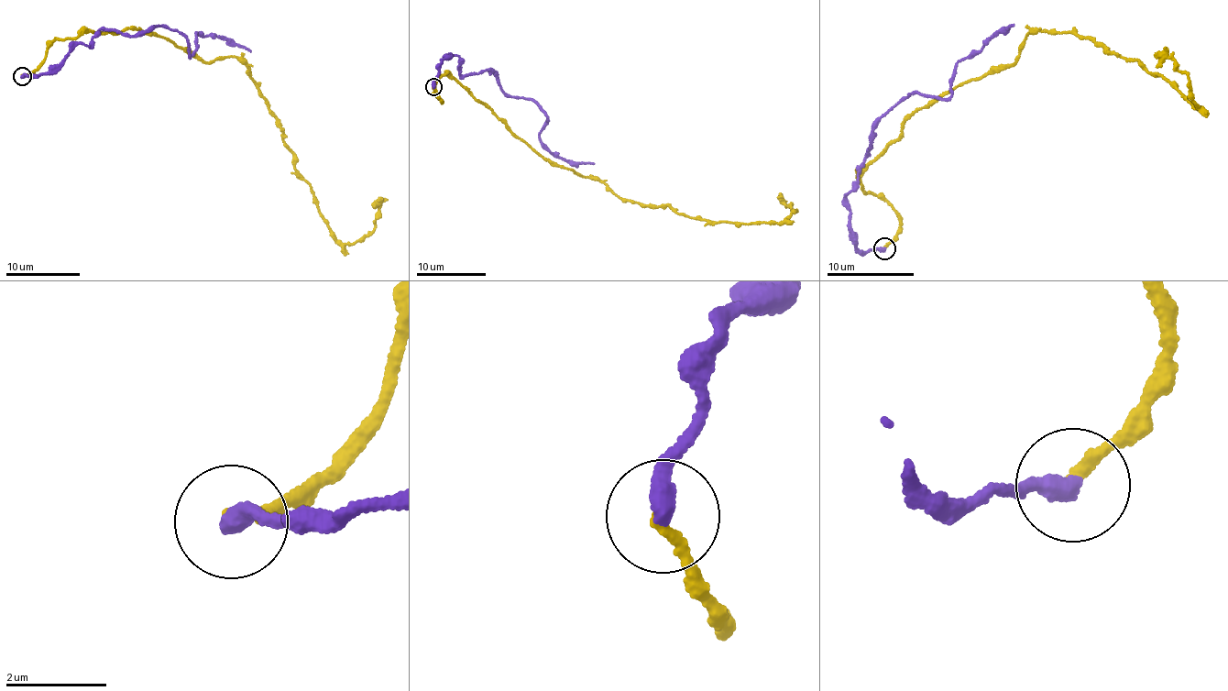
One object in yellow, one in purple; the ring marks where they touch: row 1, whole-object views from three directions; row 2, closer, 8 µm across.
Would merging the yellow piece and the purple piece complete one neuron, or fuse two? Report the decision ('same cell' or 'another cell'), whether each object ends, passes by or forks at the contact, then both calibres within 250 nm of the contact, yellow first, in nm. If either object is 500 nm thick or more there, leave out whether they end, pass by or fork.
another cell; yellow ends there; purple ends there; 220 nm thick on the yellow side, 400 nm on the other

